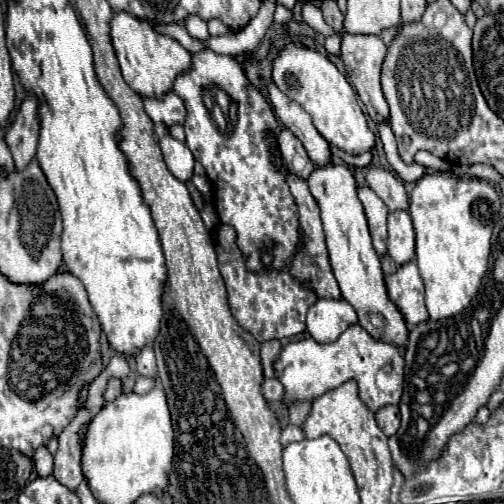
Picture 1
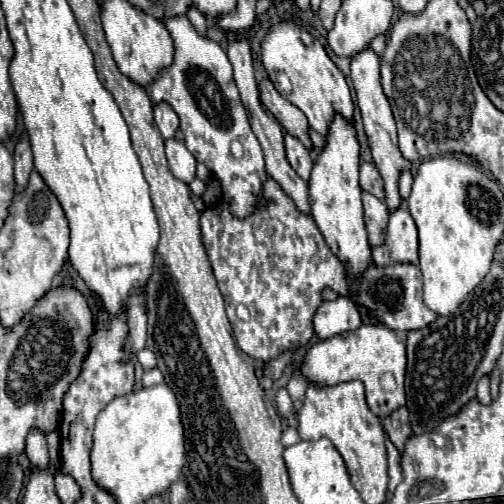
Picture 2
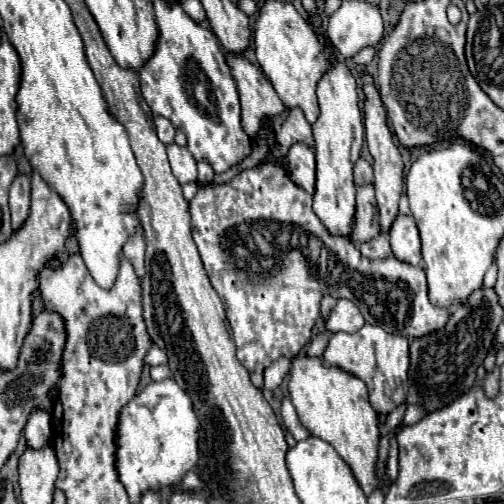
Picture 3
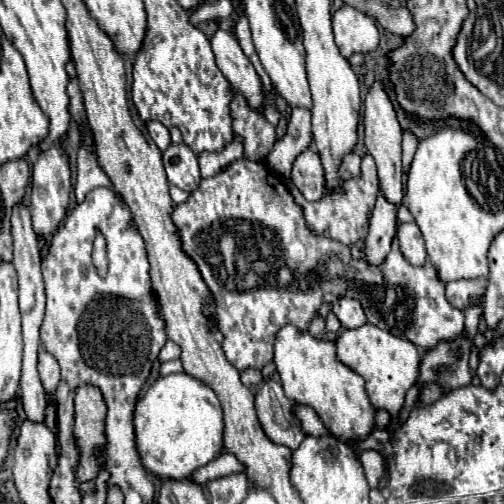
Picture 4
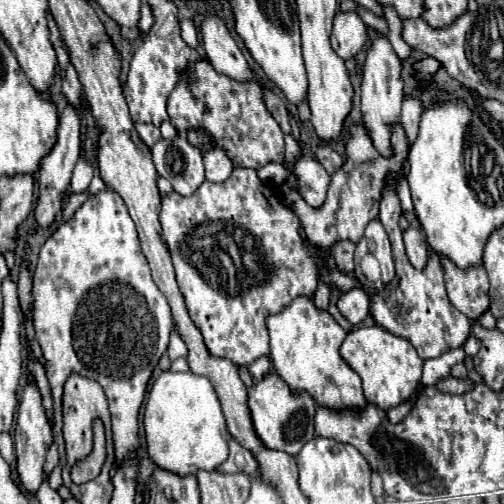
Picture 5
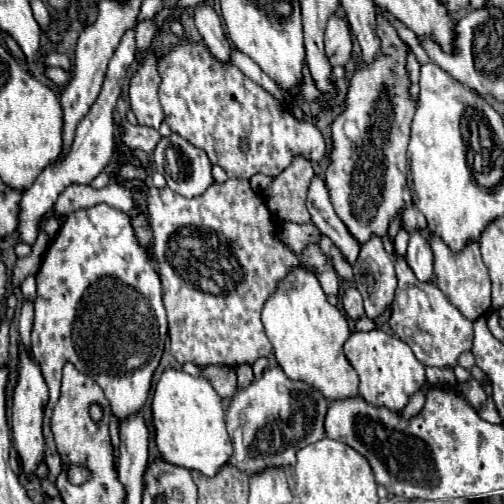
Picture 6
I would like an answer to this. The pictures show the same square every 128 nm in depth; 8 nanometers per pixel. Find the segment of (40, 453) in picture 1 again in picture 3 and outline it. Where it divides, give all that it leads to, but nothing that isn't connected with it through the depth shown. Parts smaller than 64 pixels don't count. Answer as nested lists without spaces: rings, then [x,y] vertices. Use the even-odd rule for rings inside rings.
[[[34,408],[28,416],[24,436],[30,448],[40,448],[50,440],[50,412],[44,408]]]

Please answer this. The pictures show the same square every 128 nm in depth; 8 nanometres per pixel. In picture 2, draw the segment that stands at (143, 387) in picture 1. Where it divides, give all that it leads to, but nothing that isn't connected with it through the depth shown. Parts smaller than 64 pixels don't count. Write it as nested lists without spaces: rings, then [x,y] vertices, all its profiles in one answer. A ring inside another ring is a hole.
[[[152,368],[152,370],[144,372],[144,378],[142,378],[144,386],[154,386],[154,384],[162,384],[162,382],[164,382],[164,376],[158,368]]]

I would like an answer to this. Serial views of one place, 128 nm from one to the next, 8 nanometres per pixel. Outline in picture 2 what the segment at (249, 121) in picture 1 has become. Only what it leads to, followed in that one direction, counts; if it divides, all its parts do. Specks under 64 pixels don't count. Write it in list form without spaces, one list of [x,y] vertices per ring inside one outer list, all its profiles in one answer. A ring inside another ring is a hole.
[[[186,16],[168,18],[164,26],[174,40],[174,60],[158,72],[158,78],[148,86],[148,94],[154,104],[166,102],[172,106],[180,118],[186,148],[220,180],[232,214],[244,218],[256,208],[254,204],[258,202],[266,170],[262,148],[250,130],[238,88],[232,80],[228,56],[214,40],[198,34]]]

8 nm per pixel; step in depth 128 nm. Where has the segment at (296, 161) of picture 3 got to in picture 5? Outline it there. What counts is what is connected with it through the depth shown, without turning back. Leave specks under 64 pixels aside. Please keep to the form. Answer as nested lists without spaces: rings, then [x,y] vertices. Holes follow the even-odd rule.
[[[302,156],[294,168],[294,174],[300,184],[300,196],[308,206],[320,208],[326,200],[326,190],[330,184],[330,174],[310,156]]]

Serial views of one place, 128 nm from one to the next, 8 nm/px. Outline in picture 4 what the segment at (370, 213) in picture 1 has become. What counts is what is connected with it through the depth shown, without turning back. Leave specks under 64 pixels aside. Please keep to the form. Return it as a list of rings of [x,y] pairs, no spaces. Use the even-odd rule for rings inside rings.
[[[370,154],[362,156],[362,166],[360,166],[362,174],[356,176],[356,178],[350,178],[350,180],[344,180],[332,194],[328,192],[322,200],[318,202],[307,202],[299,190],[287,181],[288,192],[292,194],[294,202],[302,208],[302,214],[304,214],[304,220],[306,220],[306,226],[312,234],[316,236],[326,236],[326,238],[332,238],[332,240],[338,240],[346,246],[362,240],[366,236],[366,230],[368,230],[368,218],[370,218],[370,210],[374,208],[374,202],[376,202],[376,196],[378,196],[378,176],[376,176],[376,164],[372,160]]]

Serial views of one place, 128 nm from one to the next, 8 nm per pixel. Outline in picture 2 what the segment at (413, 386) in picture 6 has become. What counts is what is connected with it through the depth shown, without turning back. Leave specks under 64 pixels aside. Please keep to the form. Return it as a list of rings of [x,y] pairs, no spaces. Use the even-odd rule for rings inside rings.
[[[362,324],[358,330],[342,332],[328,340],[310,346],[302,360],[302,372],[310,382],[320,386],[332,386],[348,380],[360,380],[366,386],[366,402],[378,418],[390,416],[396,408],[406,404],[404,396],[404,372],[406,372],[406,344],[396,332],[384,328],[382,324]],[[392,374],[396,388],[386,390],[382,386],[382,376]]]

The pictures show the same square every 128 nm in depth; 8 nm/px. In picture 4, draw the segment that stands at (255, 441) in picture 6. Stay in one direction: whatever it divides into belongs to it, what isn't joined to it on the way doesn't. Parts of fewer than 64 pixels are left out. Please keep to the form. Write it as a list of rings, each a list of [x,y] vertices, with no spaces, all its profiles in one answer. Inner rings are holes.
[[[274,378],[266,380],[256,392],[256,412],[266,436],[290,450],[296,450],[306,438],[294,408],[296,402],[284,396],[280,382]],[[222,452],[216,460],[212,460],[210,464],[198,468],[194,474],[192,474],[192,480],[196,480],[198,484],[204,484],[208,480],[214,480],[214,478],[220,478],[220,476],[228,476],[232,472],[244,472],[244,464],[230,452]]]

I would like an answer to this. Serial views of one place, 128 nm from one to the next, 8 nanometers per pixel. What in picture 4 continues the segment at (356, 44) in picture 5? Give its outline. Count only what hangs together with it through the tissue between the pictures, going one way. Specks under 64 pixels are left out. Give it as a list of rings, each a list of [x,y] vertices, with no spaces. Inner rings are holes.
[[[342,6],[336,10],[332,16],[332,26],[336,46],[344,58],[376,50],[378,46],[380,36],[374,20],[352,6]]]

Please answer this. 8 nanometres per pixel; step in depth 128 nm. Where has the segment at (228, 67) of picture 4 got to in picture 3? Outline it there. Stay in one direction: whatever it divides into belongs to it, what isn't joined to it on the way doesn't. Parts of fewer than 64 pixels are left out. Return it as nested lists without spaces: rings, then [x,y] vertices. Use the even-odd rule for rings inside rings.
[[[226,52],[226,64],[230,66],[240,94],[242,130],[248,138],[254,138],[258,128],[262,126],[262,120],[280,114],[284,110],[284,104],[264,72],[254,66],[246,56]]]

